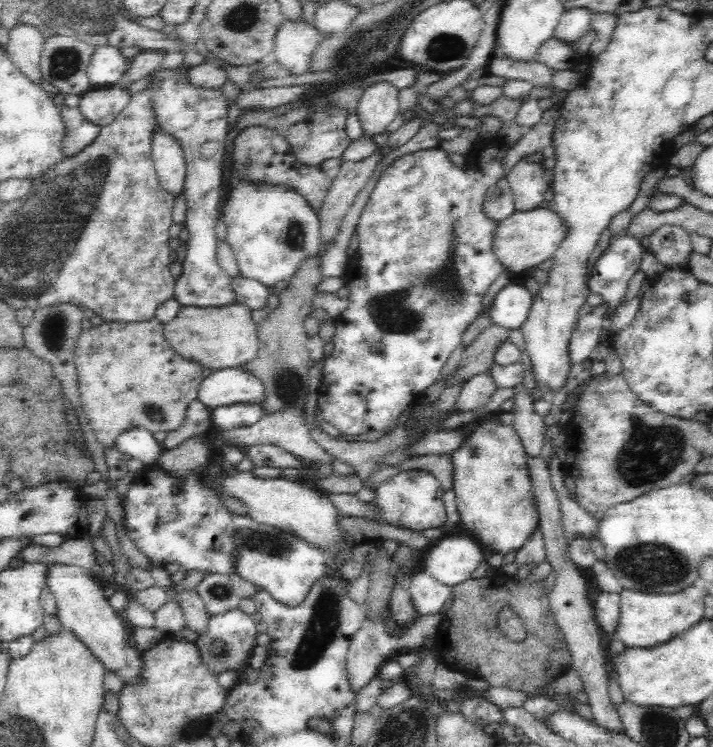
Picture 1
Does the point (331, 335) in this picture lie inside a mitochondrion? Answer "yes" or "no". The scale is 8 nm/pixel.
no

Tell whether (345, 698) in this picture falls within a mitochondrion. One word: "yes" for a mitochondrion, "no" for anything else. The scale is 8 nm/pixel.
no

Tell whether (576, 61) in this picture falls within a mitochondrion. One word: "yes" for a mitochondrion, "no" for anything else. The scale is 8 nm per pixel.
no

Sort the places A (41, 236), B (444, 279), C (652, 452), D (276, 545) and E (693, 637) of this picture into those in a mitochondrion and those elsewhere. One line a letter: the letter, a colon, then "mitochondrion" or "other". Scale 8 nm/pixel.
A: mitochondrion
B: mitochondrion
C: mitochondrion
D: mitochondrion
E: other

